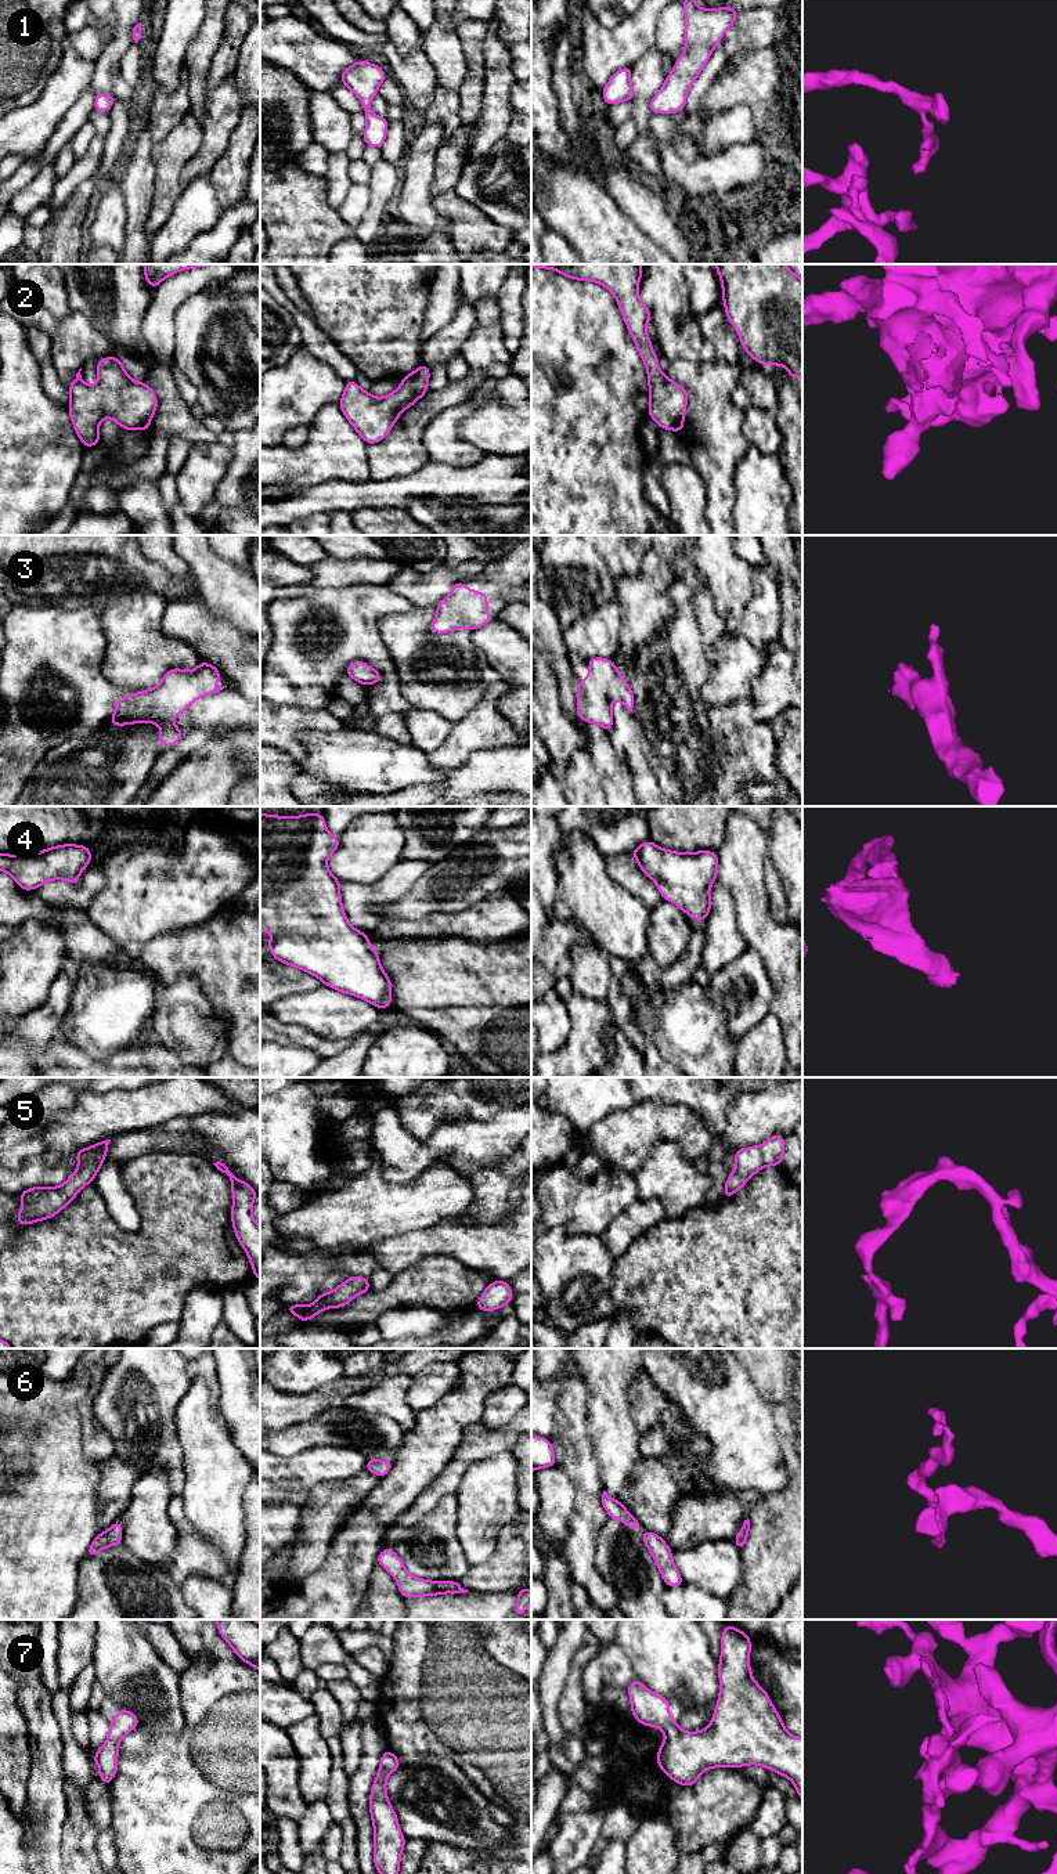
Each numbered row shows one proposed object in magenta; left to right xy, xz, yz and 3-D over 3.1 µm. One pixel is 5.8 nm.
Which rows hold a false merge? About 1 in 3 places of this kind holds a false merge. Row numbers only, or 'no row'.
no row

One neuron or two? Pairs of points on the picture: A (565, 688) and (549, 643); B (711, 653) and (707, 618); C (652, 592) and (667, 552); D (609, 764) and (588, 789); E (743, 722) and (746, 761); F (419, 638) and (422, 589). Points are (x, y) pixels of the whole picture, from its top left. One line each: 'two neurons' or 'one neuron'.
A: one neuron
B: one neuron
C: two neurons
D: two neurons
E: one neuron
F: two neurons

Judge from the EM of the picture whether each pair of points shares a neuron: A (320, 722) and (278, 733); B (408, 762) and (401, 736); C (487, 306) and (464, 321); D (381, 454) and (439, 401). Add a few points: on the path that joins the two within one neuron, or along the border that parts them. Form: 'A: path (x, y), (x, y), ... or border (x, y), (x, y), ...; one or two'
A: path (310, 721), (291, 721), (288, 724); one
B: border (374, 732), (401, 744), (410, 744); two
C: border (473, 306), (475, 327); two
D: path (394, 441), (425, 411); one

